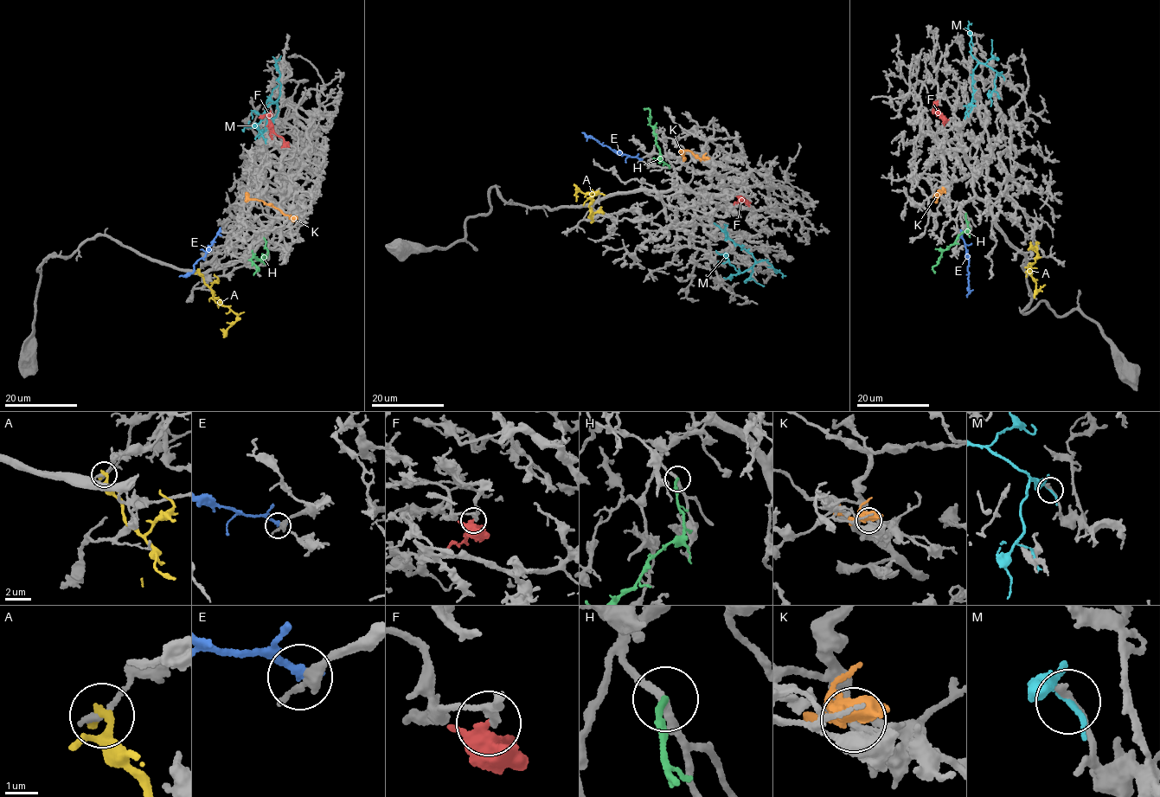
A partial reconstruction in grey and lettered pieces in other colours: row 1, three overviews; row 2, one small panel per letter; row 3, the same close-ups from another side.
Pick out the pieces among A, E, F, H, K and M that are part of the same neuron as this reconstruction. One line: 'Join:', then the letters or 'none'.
Join: F

